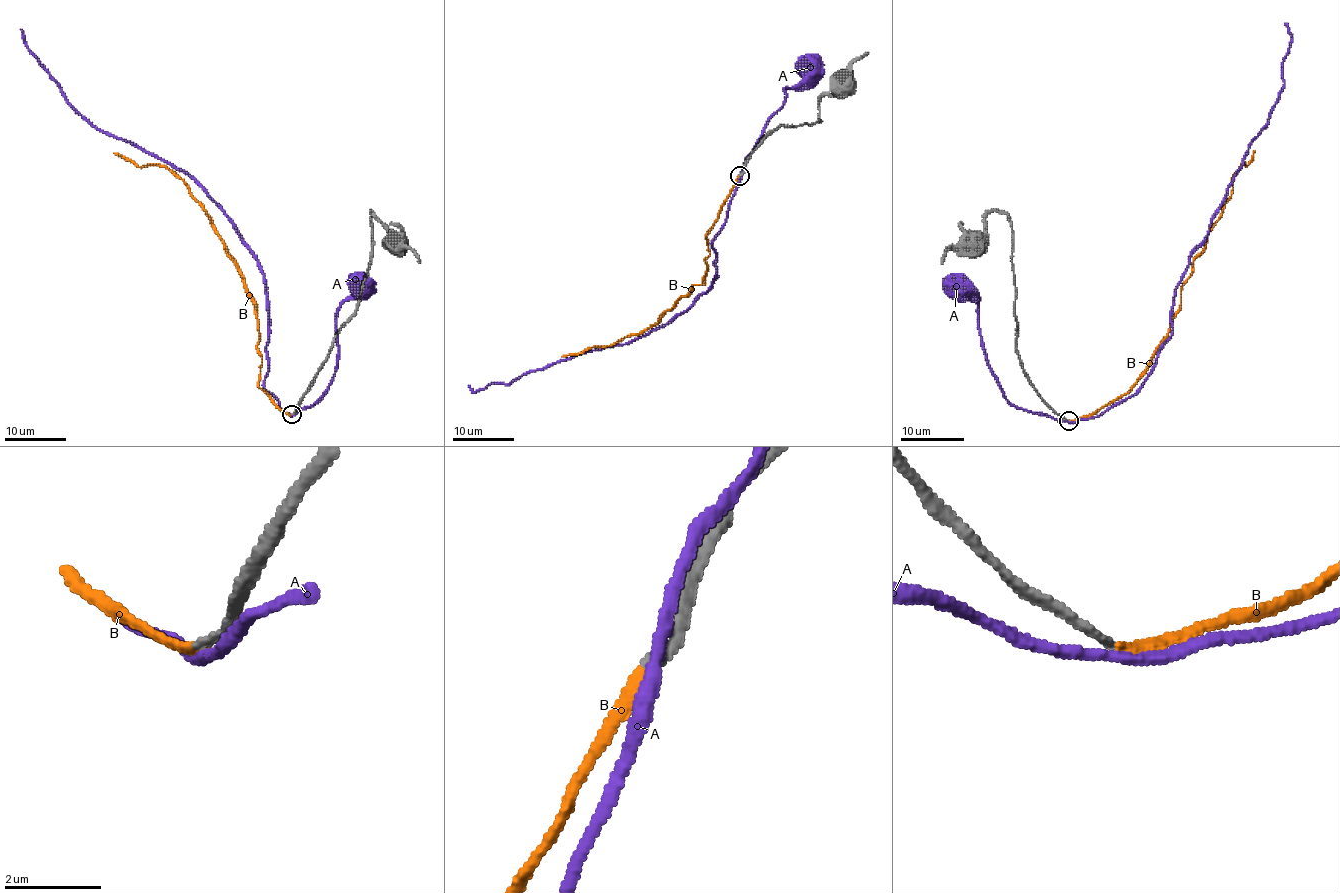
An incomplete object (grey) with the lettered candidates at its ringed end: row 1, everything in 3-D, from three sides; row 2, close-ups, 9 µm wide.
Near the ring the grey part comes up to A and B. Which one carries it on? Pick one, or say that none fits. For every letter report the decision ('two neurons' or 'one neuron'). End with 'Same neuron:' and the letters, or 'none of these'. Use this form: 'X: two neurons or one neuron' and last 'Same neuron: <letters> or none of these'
A: two neurons
B: one neuron
Same neuron: B

